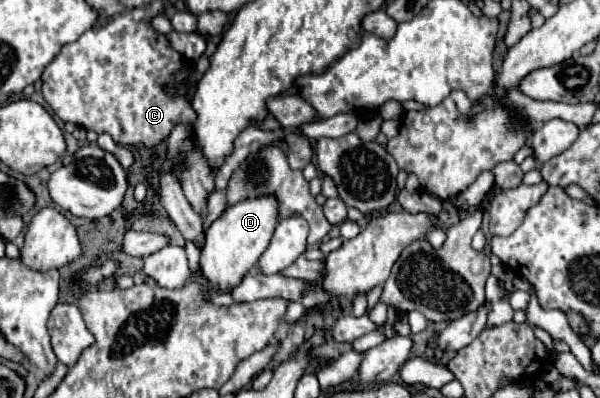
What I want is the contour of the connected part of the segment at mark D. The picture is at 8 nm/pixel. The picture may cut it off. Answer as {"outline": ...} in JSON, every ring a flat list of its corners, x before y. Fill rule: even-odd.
{"outline":[[274,194,258,196,258,198,246,198,234,206,228,206,206,230,206,244,204,244,202,254,200,254,202,272,208,278,210,286,220,288,220,290,232,290,232,284,236,284,236,280,242,280,244,272,248,272,258,262,260,254,268,248,270,238,276,230,276,222,278,222,278,198]]}

